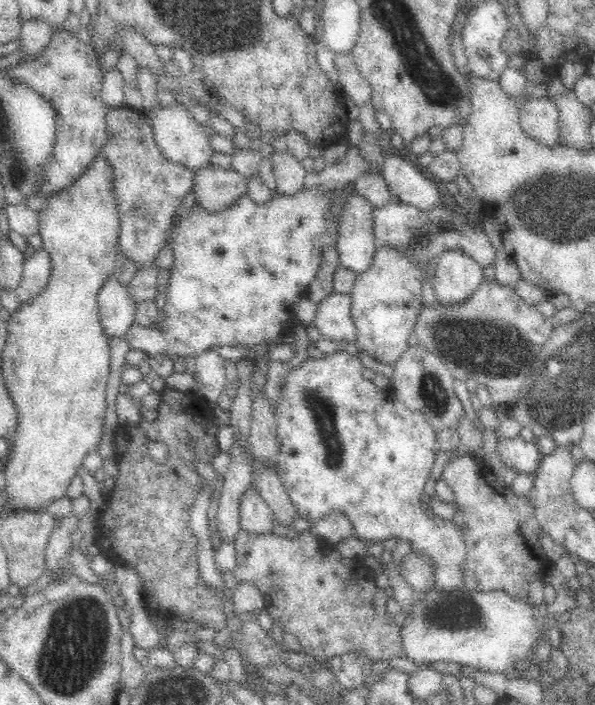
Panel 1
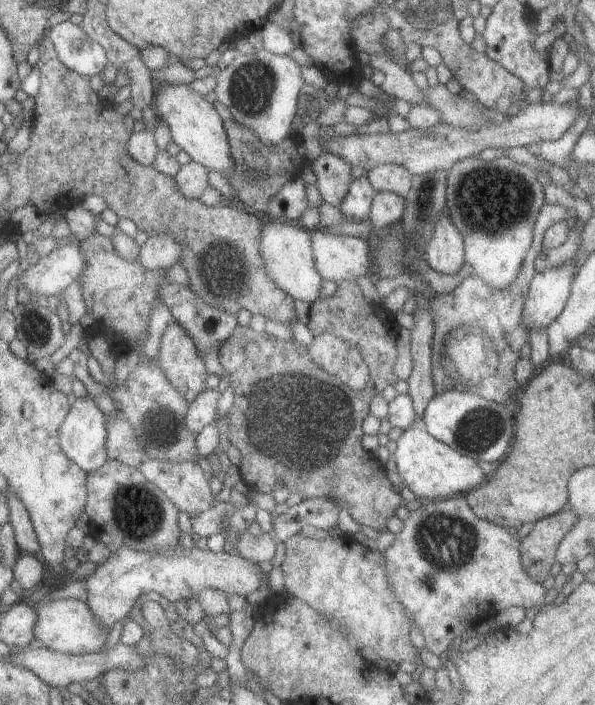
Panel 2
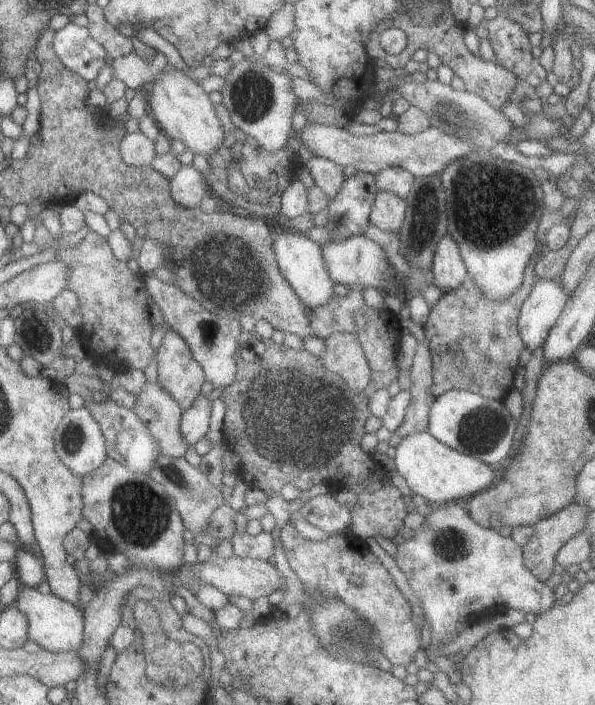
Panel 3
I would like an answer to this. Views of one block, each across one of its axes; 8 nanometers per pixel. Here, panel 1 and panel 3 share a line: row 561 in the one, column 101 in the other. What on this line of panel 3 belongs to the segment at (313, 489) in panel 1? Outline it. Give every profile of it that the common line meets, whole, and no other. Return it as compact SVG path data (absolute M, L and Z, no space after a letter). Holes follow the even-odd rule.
M85 406L70 409L59 425L55 428L53 437L54 452L59 461L69 468L72 474L83 477L98 468L107 458L104 448L104 439L98 423L91 417L90 411Z

